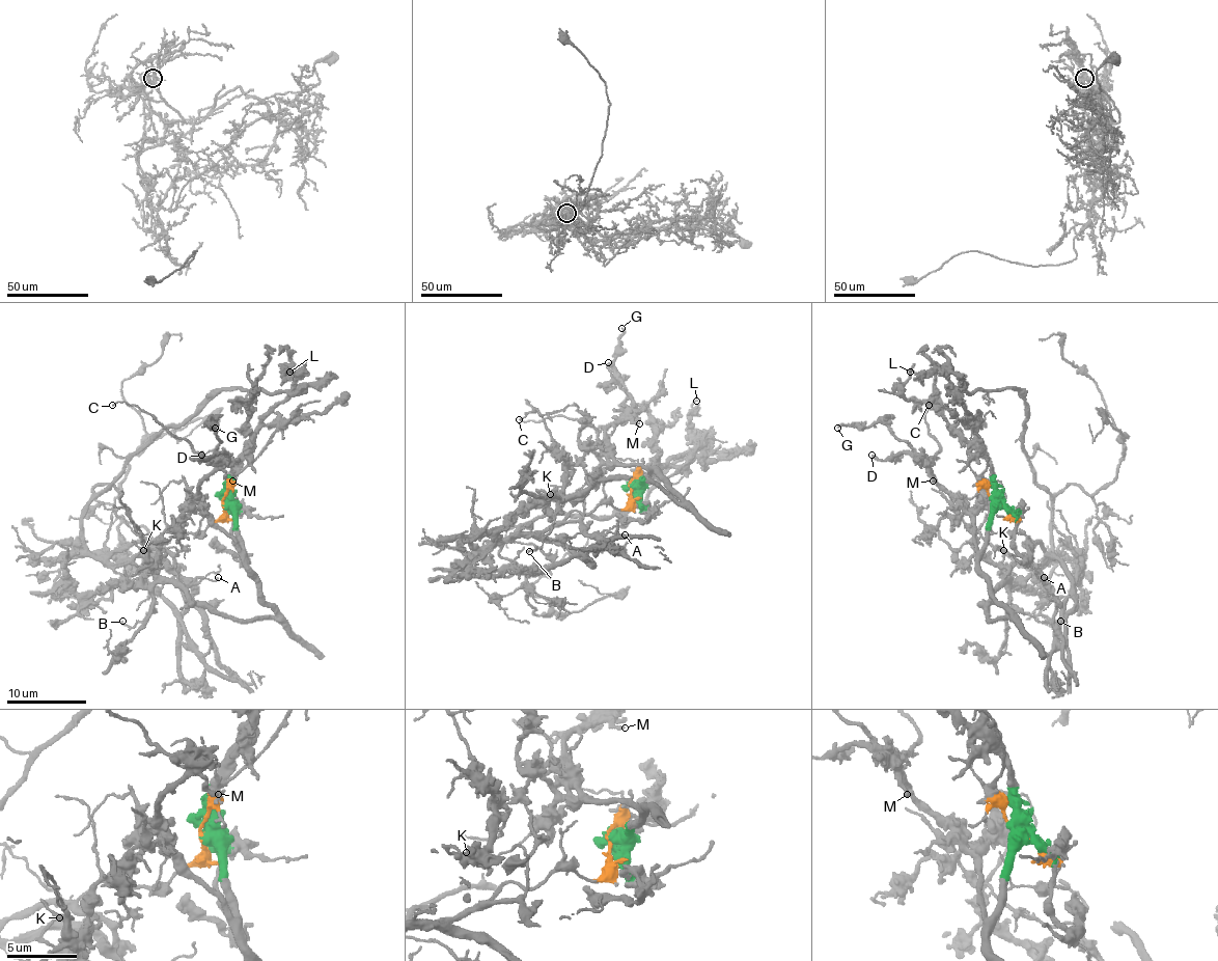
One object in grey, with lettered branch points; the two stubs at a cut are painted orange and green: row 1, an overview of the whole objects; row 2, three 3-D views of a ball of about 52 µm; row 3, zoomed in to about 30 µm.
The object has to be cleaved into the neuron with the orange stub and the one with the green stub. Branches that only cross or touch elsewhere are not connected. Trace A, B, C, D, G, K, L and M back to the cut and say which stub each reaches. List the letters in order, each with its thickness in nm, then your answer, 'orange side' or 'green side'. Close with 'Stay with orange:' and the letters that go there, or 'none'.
A: calibre 160 nm; orange side
B: calibre 180 nm; green side
C: calibre 110 nm; green side
D: calibre 280 nm; green side
G: calibre 240 nm; green side
K: calibre 160 nm; green side
L: calibre 160 nm; green side
M: calibre 240 nm; green side
Stay with orange: A

